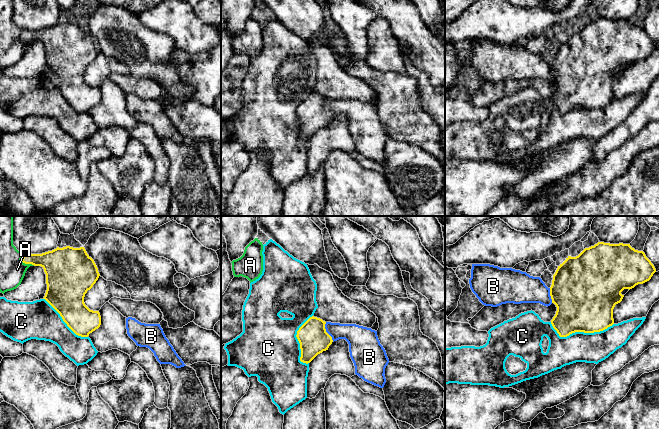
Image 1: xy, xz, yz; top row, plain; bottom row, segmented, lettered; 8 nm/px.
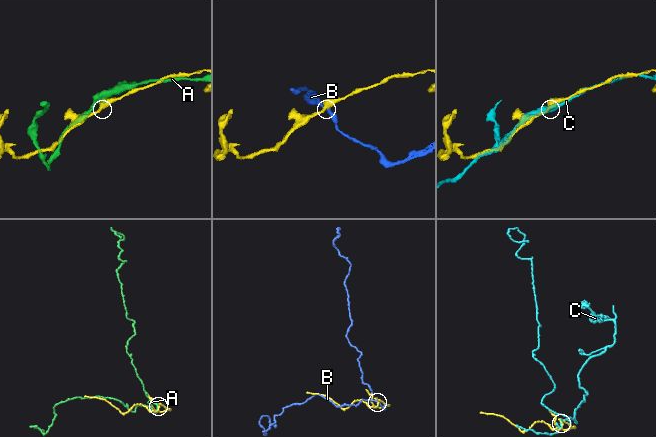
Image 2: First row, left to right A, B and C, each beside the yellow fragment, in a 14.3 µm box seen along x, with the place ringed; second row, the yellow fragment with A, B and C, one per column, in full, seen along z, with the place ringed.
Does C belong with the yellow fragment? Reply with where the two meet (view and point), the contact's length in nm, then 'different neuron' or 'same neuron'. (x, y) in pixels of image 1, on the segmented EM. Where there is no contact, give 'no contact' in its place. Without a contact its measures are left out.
contact yz (580, 331); length 500 nm; different neuron

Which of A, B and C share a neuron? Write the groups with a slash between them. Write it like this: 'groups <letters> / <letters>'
groups A / B / C

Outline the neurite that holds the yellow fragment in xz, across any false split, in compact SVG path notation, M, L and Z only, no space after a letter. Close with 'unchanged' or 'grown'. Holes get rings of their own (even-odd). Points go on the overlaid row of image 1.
M310 317L297 331L303 363L310 363L318 354L328 350L332 337L326 332L326 322L317 317Z; unchanged

